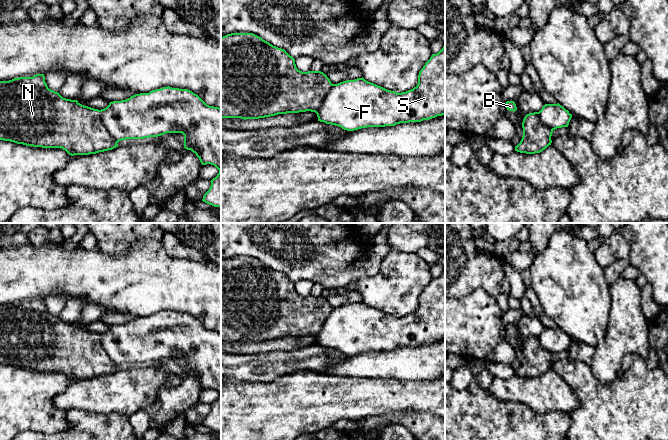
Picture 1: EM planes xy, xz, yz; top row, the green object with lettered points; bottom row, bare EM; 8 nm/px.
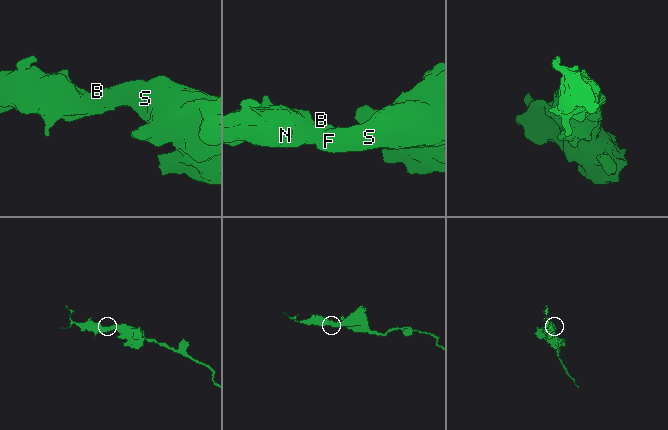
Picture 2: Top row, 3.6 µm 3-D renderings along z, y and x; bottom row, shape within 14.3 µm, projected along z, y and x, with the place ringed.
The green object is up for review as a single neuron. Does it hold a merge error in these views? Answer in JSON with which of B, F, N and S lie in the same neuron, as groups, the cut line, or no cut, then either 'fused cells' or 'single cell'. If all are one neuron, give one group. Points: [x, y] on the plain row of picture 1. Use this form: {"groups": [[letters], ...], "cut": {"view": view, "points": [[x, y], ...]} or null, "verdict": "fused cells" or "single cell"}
{"groups": [["B", "N"], ["F", "S"]], "cut": {"view": "xy", "points": [[98, 334], [103, 349], [117, 366]]}, "verdict": "fused cells"}

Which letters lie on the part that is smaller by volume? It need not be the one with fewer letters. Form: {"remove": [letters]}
{"remove": ["B", "N"]}

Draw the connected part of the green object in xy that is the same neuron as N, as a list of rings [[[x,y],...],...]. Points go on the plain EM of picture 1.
[[[44,298],[0,305],[0,364],[33,371],[62,372],[71,380],[96,378],[118,371],[118,366],[104,350],[98,333],[63,322],[58,316],[49,313]]]

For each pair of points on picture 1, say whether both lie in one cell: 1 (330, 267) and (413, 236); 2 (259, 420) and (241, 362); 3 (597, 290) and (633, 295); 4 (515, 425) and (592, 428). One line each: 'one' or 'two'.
1: two
2: two
3: two
4: two

